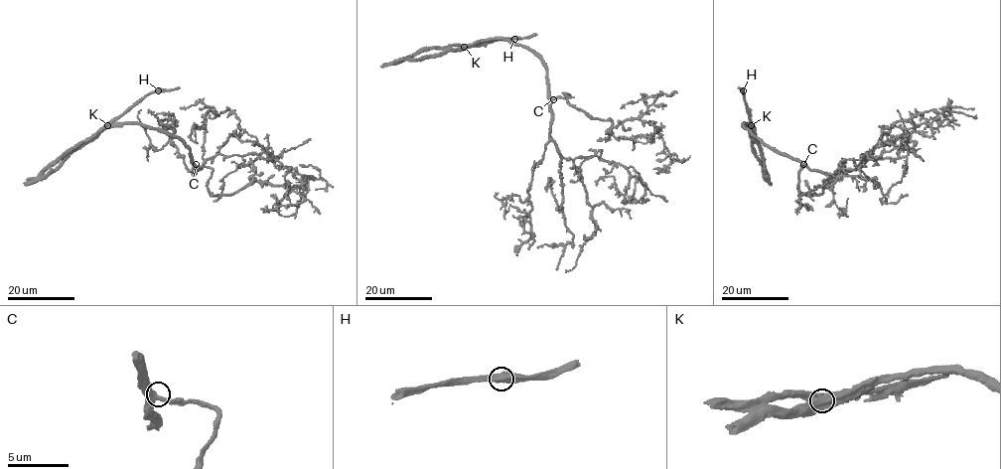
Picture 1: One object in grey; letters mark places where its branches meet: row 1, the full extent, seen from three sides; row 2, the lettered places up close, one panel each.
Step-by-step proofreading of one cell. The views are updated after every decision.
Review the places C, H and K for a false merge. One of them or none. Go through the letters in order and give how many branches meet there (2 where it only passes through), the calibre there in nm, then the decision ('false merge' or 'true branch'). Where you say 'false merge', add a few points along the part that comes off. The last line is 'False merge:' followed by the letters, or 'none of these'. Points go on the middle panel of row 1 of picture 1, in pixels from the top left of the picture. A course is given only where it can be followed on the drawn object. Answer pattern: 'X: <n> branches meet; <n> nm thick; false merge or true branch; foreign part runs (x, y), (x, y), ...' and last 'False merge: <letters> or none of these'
C: 2 branches meet; 500 nm thick; true branch
H: 2 branches meet; 650 nm thick; true branch
K: 2 branches meet; 800 nm thick; false merge; foreign part runs (465, 47), (421, 48), (396, 63), (382, 65)
False merge: K

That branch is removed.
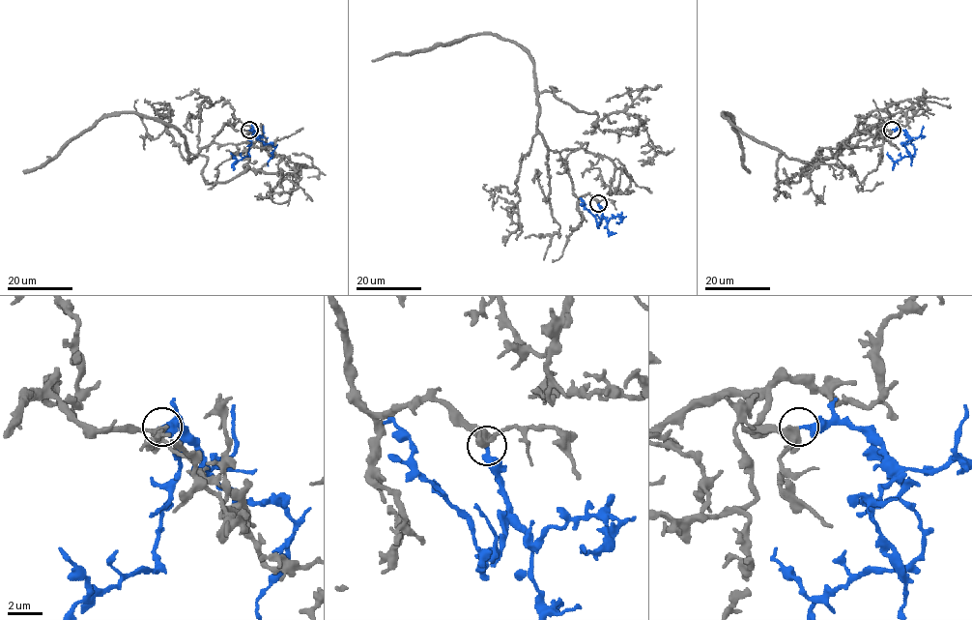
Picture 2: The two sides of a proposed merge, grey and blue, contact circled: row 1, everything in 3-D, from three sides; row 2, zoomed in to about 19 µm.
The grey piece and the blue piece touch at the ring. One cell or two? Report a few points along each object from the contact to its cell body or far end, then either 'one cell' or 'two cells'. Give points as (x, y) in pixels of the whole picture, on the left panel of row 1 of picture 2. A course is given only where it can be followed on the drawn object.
grey via (249, 130), (225, 124), (189, 162), (185, 137), (175, 128), (121, 112), (97, 122), (23, 172) | blue via (249, 130), (252, 129), (253, 137), (247, 156), (236, 161), (230, 152) | one cell

